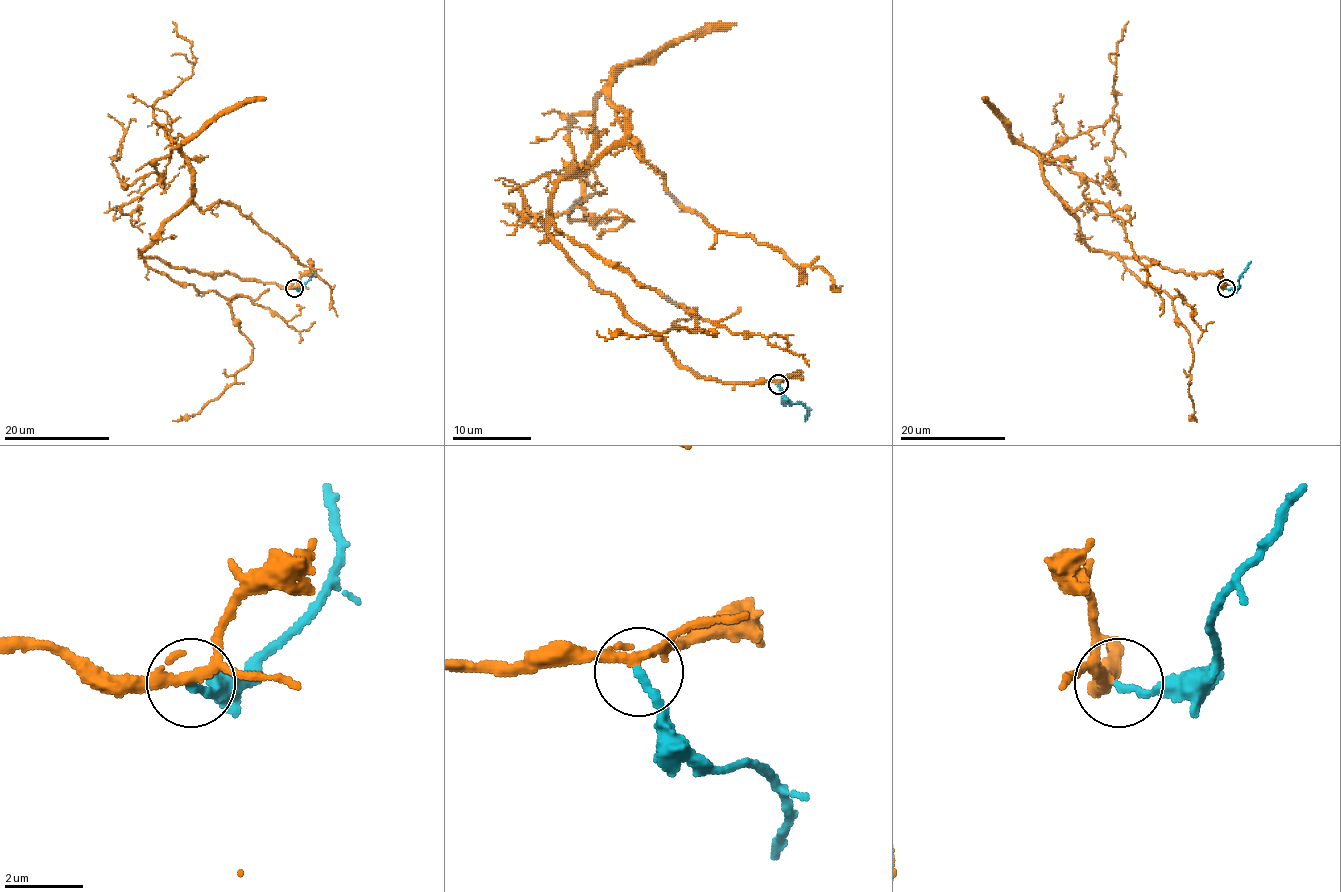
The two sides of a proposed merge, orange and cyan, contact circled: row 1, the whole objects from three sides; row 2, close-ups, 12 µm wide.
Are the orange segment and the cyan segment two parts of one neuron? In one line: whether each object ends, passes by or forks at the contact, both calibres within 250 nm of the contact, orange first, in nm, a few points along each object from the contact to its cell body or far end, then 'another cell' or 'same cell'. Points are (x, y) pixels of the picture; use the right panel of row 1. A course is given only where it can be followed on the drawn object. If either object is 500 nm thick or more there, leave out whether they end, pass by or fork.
orange forks | cyan ends | 200/200 nm | orange via (1226, 287), (1212, 273), (1094, 250), (1044, 178), (1031, 148), (1100, 183), (1110, 173), (1112, 185), (1116, 113) | cyan via (1226, 287), (1235, 289), (1239, 285), (1239, 277), (1251, 261) | same cell

